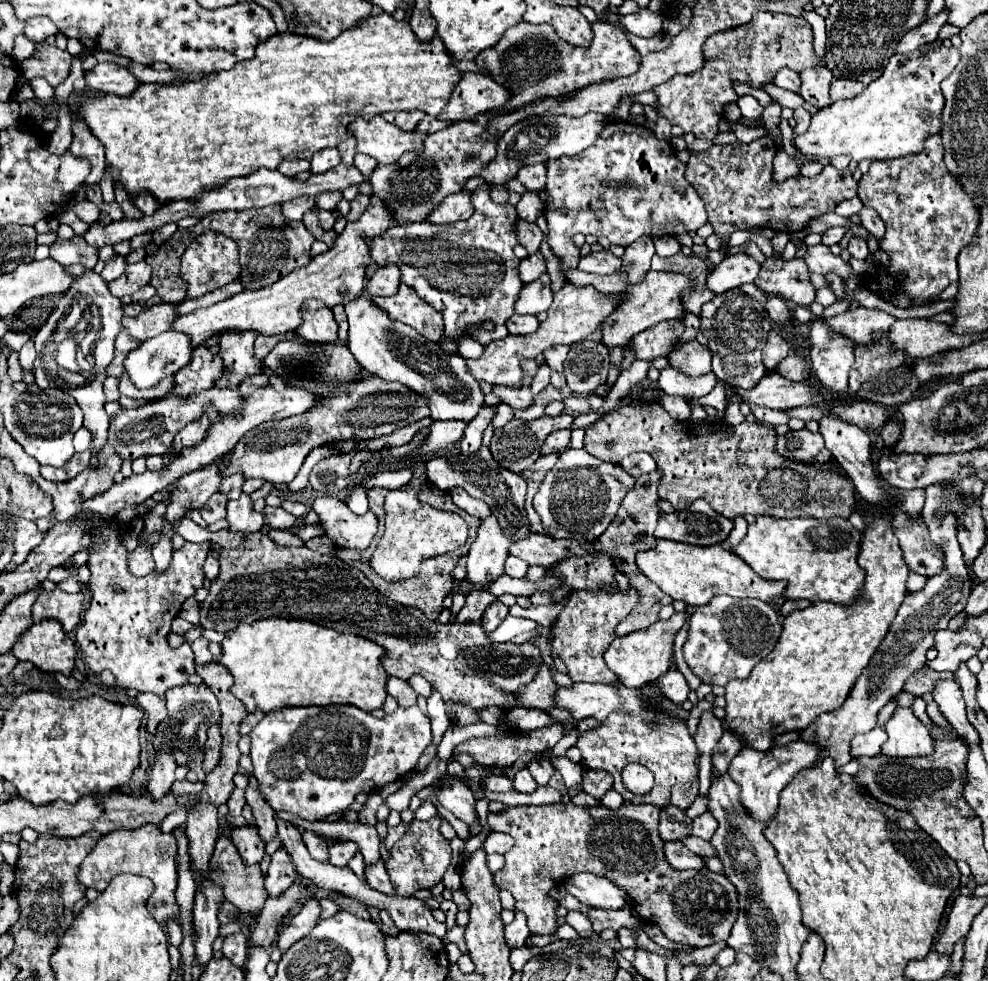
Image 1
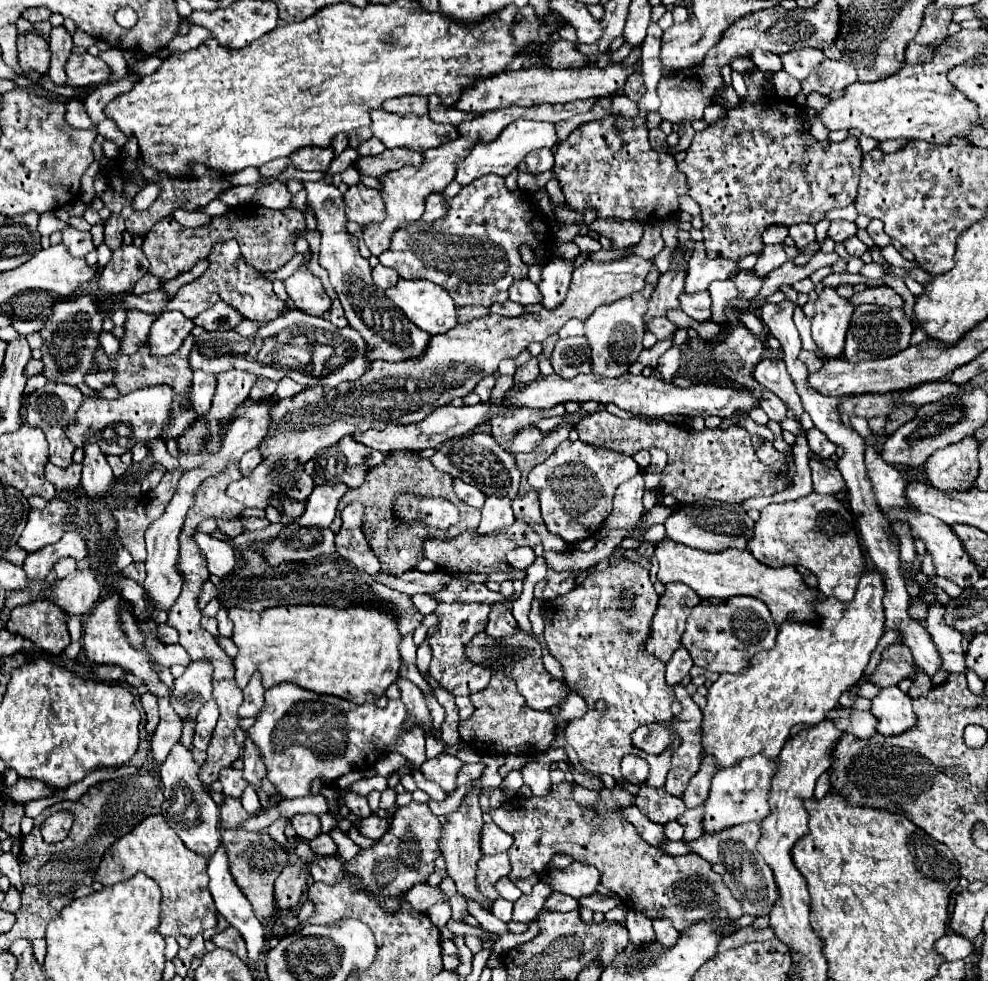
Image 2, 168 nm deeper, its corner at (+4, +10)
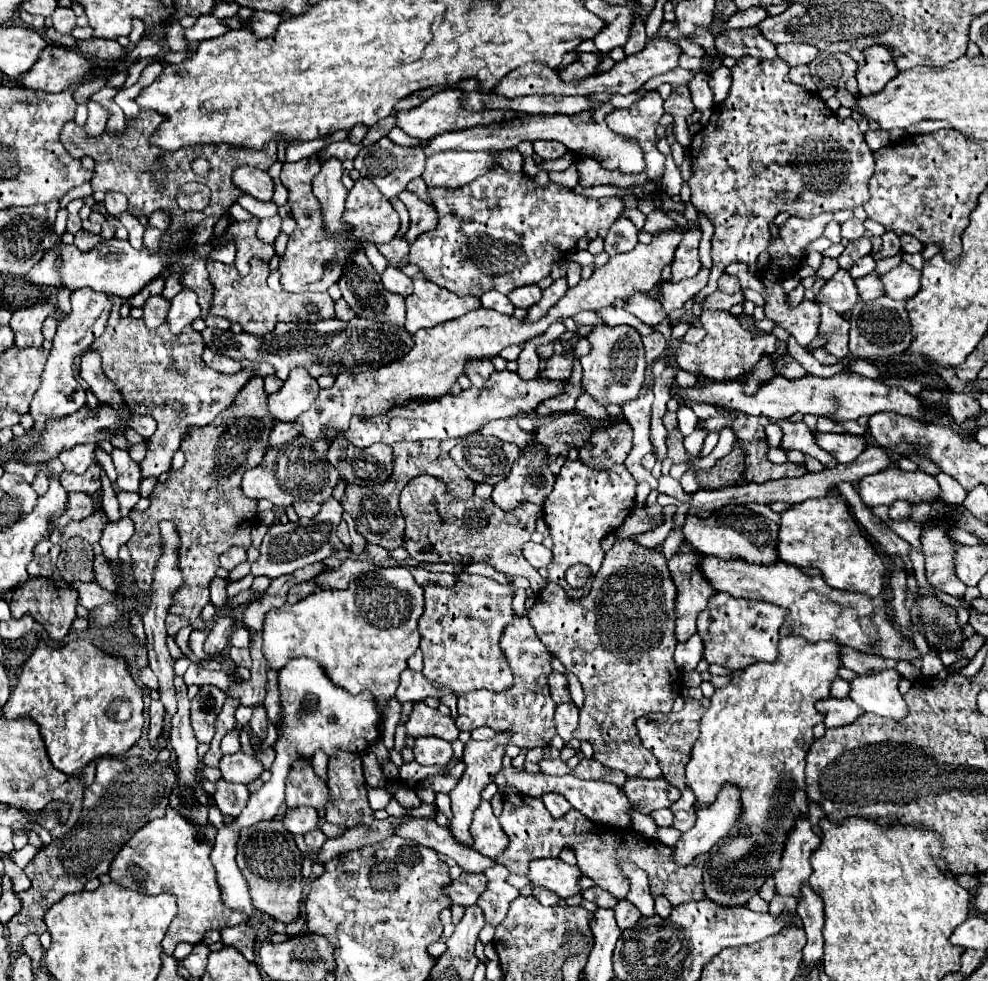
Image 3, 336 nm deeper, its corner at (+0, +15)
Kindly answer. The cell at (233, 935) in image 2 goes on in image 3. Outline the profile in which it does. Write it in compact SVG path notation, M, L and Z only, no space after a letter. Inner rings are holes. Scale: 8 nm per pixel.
M241 923L235 927L225 927L221 931L221 943L233 945L243 953L247 961L255 961L255 933L249 923Z

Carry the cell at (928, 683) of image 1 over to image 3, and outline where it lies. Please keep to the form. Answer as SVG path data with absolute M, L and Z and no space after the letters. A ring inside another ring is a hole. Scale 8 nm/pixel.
M851 647L843 649L843 665L847 669L855 671L857 675L871 675L871 673L879 673L883 669L895 669L897 663L899 663L897 659L885 659L881 655L865 653L859 649L851 649Z

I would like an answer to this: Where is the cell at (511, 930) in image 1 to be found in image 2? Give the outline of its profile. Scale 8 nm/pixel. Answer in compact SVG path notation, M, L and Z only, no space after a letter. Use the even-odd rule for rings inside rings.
M537 882L531 890L531 894L523 894L517 902L515 902L515 910L513 910L513 920L517 922L531 922L543 908L545 900L549 898L551 888L545 882Z

